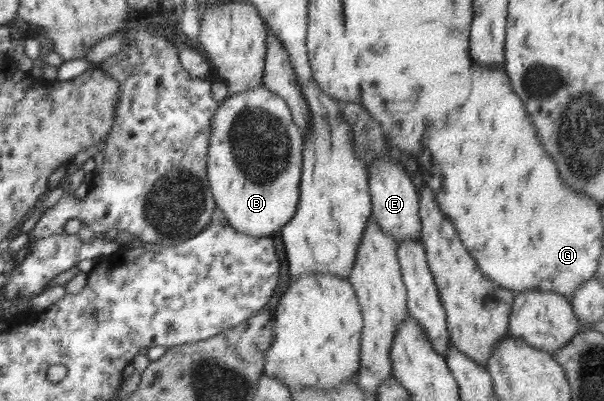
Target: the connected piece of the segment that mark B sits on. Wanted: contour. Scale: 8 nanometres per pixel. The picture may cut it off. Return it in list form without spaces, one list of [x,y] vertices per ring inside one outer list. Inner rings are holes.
[[[262,84],[239,94],[229,94],[217,106],[209,128],[207,172],[216,206],[224,212],[227,223],[237,232],[249,236],[271,237],[292,219],[300,199],[303,133],[293,122],[289,106],[280,95]]]

